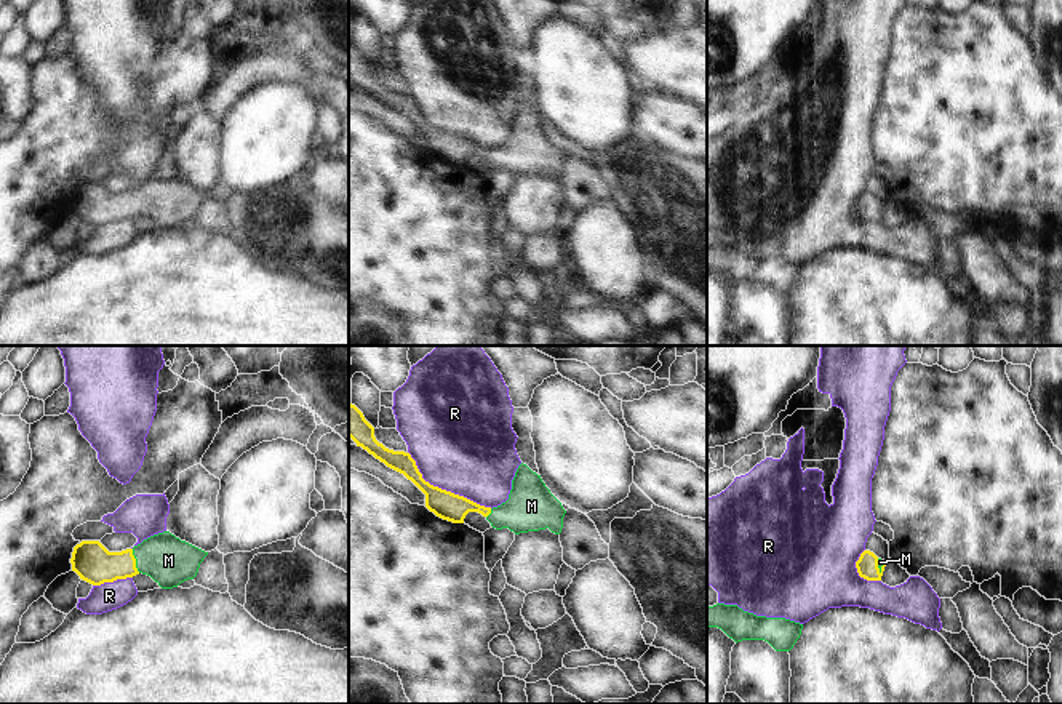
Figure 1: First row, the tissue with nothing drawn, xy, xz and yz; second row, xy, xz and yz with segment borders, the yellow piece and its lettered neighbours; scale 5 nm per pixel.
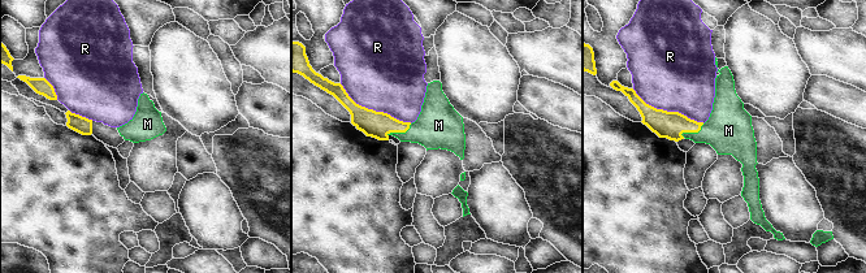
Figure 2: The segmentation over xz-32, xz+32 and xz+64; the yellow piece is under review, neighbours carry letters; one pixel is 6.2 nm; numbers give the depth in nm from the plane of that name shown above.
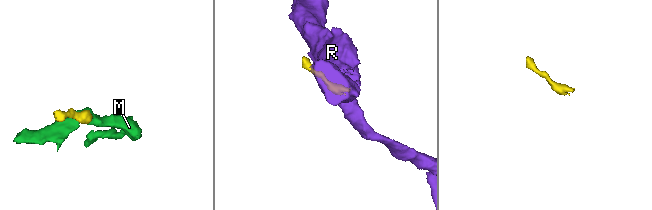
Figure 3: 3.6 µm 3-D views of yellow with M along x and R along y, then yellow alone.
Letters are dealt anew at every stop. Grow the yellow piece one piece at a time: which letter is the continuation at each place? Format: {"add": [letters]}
{"add": ["M"]}

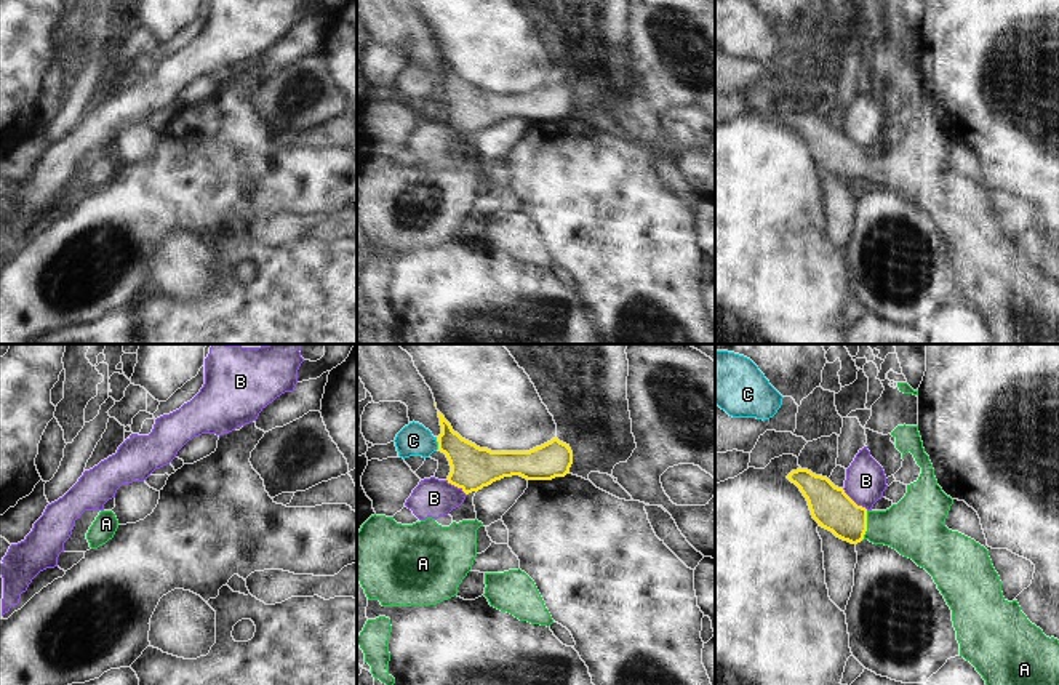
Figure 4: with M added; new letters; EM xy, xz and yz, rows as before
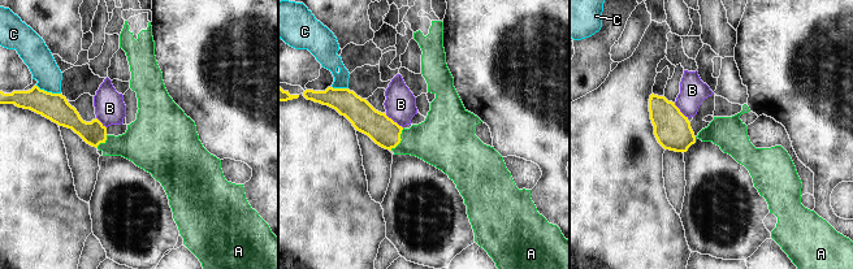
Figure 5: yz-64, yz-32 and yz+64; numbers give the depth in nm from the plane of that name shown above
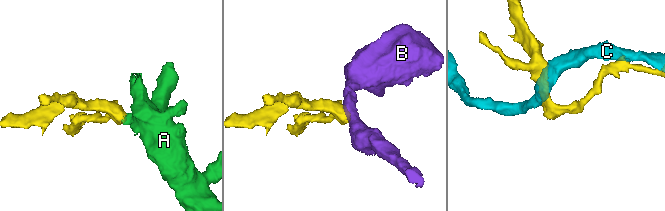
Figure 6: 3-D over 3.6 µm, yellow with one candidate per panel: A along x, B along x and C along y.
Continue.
{"add": ["A"]}

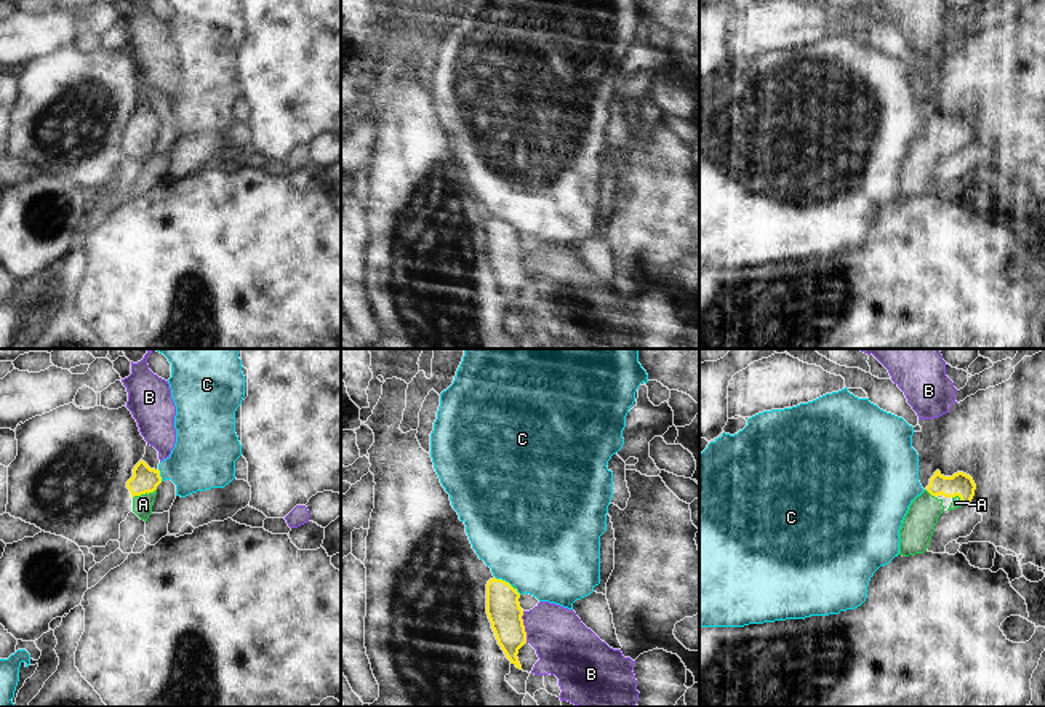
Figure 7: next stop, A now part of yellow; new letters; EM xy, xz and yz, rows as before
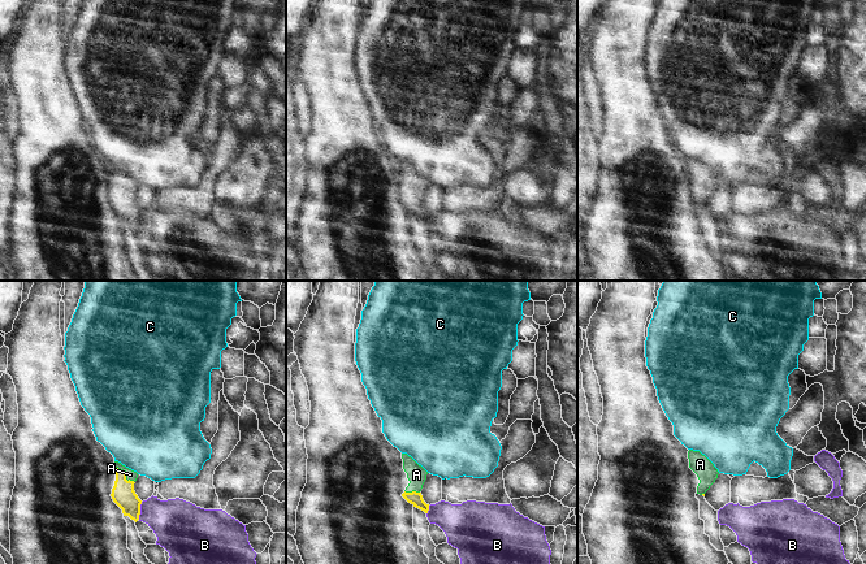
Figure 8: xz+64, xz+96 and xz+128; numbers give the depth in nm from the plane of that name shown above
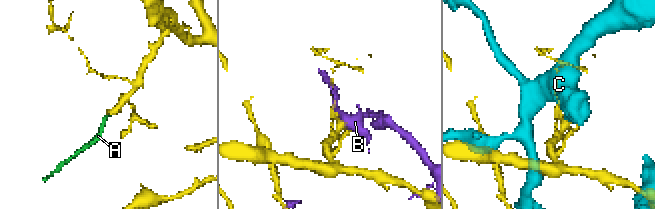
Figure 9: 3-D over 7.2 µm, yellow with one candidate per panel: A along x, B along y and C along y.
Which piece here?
{"add": ["A"]}

